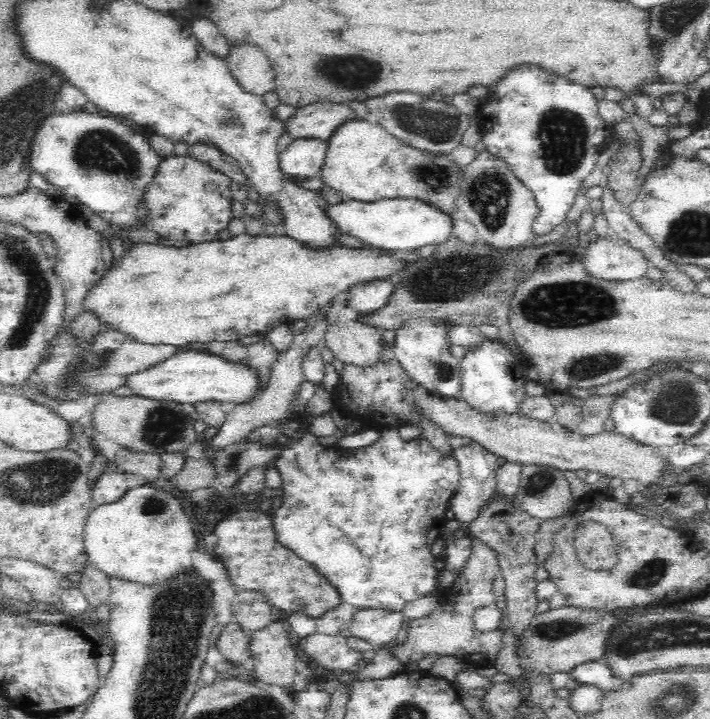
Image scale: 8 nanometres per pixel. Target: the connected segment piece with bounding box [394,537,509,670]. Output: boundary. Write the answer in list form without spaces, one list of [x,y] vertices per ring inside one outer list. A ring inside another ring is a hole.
[[[471,537],[471,554],[467,562],[464,564],[458,576],[452,581],[452,585],[448,590],[443,590],[438,594],[439,605],[428,616],[418,618],[408,622],[407,637],[404,643],[394,648],[394,655],[398,662],[407,666],[407,670],[414,668],[415,664],[426,656],[453,656],[461,662],[467,662],[469,666],[474,668],[494,667],[496,656],[504,646],[504,630],[509,626],[509,613],[507,610],[507,602],[505,599],[497,599],[492,592],[494,584],[494,576],[500,572],[499,563],[496,552],[489,548],[488,545]],[[495,605],[501,613],[499,623],[492,632],[478,632],[474,624],[472,614],[480,607]]]

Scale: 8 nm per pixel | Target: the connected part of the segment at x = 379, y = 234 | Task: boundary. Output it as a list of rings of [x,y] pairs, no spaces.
[[[342,198],[330,206],[328,216],[342,233],[355,236],[368,246],[397,254],[418,250],[426,244],[442,244],[453,230],[450,213],[421,198],[386,198],[370,202]]]

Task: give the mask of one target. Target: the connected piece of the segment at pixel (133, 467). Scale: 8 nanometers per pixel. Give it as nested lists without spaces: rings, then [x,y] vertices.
[[[120,445],[112,464],[117,471],[142,475],[150,482],[160,476],[160,457],[152,453],[134,452]]]

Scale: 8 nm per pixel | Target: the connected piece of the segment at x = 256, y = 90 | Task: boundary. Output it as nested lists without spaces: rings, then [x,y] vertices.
[[[254,46],[231,48],[227,69],[242,90],[262,96],[274,88],[275,73],[264,52]]]

